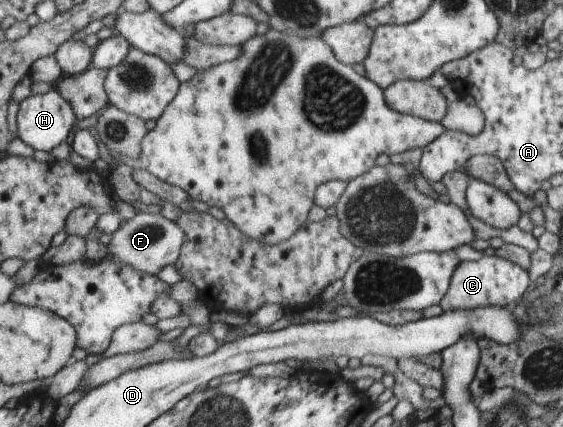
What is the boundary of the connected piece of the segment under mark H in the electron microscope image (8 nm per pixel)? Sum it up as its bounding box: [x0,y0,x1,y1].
[18,87,76,153]

